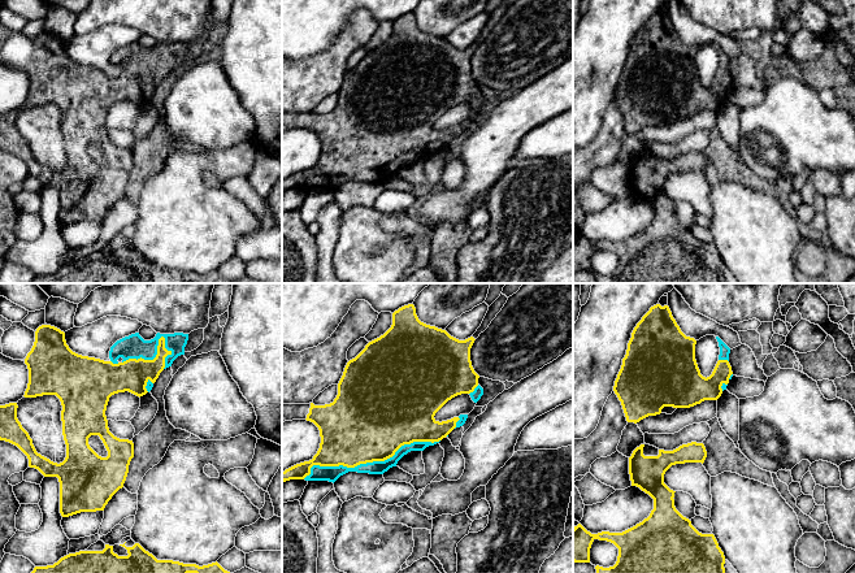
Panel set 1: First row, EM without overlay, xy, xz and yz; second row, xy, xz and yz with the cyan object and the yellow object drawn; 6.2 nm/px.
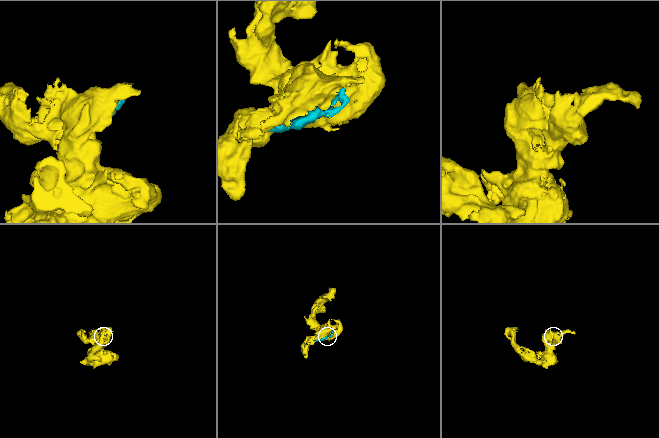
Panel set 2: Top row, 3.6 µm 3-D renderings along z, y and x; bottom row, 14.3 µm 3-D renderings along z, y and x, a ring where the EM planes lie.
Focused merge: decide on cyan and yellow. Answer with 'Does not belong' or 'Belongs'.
Belongs

